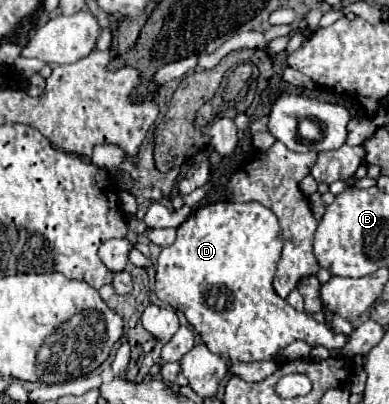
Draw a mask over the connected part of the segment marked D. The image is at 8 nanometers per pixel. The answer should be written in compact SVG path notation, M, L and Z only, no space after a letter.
M216 202L194 210L188 220L178 228L176 242L162 250L156 264L156 296L180 310L194 326L194 332L206 342L208 350L222 356L228 362L236 360L270 360L296 340L304 340L310 346L324 346L328 350L342 348L348 336L332 334L324 322L316 322L310 314L296 312L286 300L282 300L274 288L272 278L282 252L282 232L272 210L258 202Z

